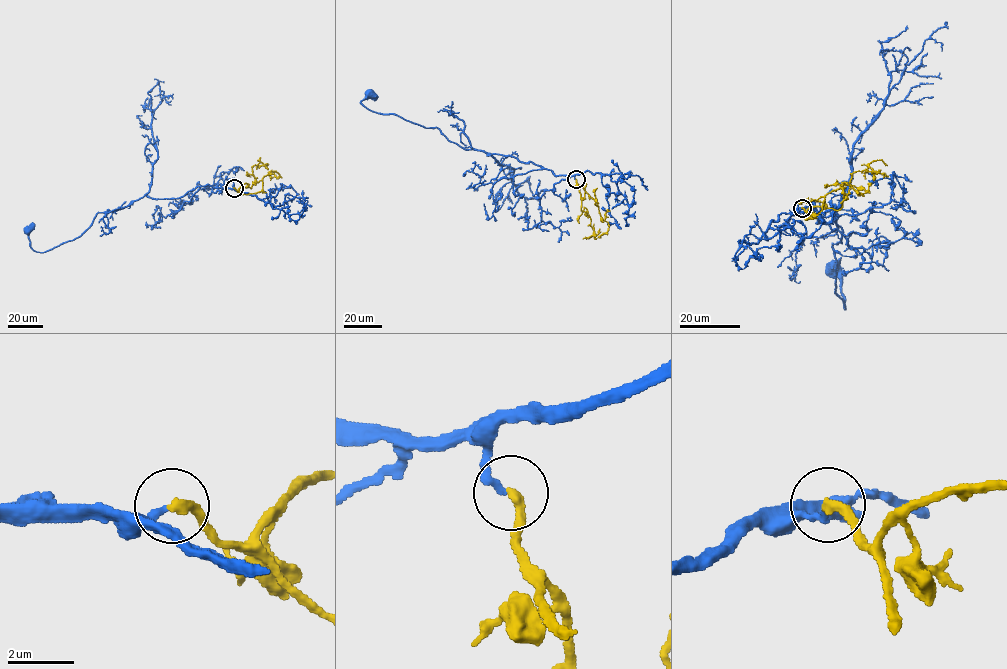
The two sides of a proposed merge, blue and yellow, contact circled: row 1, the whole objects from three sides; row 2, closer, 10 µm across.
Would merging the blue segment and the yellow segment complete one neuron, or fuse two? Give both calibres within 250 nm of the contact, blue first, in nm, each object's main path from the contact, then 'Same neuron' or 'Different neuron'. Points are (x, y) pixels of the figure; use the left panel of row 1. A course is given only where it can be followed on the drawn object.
Thickness 200 nm (blue) against 300 nm. Course of blue: (233, 188), (207, 184), (173, 198), (147, 193), (97, 214), (80, 235), (43, 252), (30, 246), (28, 229). Course of yellow: (234, 188), (246, 194), (262, 191), (264, 176), (275, 171), (279, 174), (276, 177), (273, 171). Same neuron

